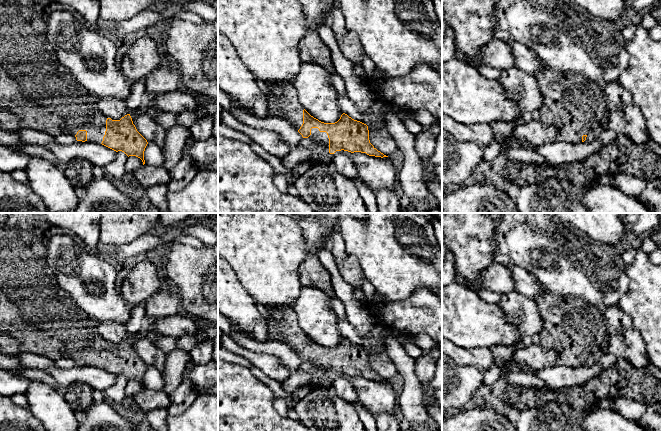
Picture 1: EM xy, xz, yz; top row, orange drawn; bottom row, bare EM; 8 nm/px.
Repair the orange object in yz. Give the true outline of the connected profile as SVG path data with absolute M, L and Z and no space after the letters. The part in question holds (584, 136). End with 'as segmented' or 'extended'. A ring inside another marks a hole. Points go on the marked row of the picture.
M541 63L541 71L535 76L541 89L544 102L539 110L540 121L549 127L556 127L559 132L556 141L579 143L587 135L601 126L609 112L609 104L603 86L587 80L578 73L561 73Z | extended

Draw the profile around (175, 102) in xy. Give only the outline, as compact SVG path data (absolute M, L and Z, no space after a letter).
M177 89L156 96L150 102L150 106L153 106L155 111L169 112L175 115L186 111L196 111L199 104L193 93Z

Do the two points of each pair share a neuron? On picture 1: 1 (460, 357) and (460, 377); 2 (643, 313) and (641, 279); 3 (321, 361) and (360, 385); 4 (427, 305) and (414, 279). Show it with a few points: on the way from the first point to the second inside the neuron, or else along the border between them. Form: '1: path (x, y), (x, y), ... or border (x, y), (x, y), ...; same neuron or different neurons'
1: border (452, 359), (459, 364), (475, 366), (482, 372); different neurons
2: path (643, 305), (643, 287); same neuron
3: border (350, 375), (365, 376), (374, 380); different neurons
4: border (430, 289), (417, 288), (405, 299), (398, 299); different neurons

